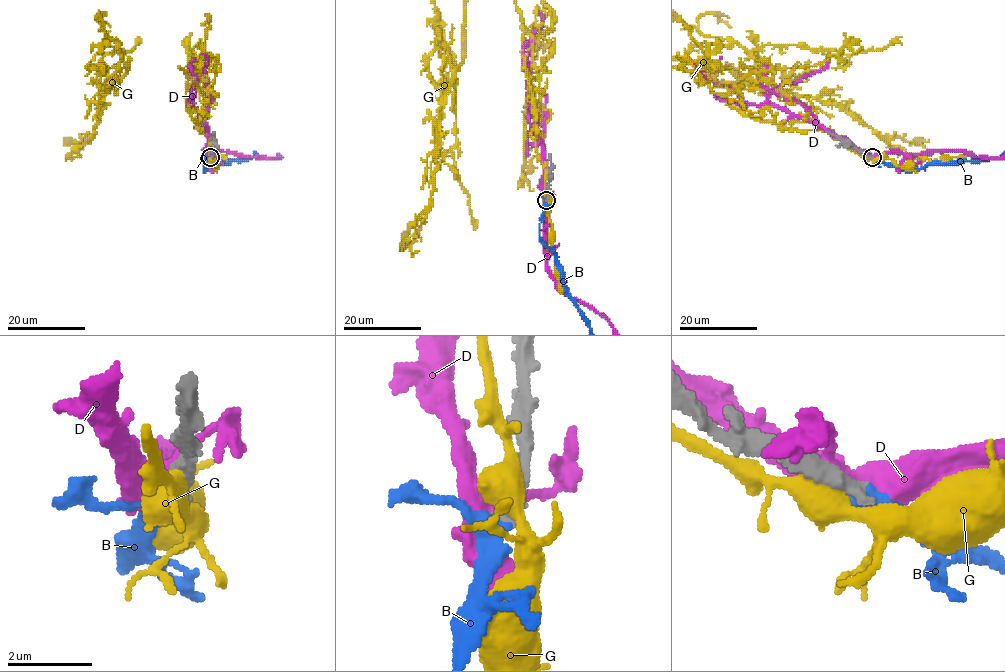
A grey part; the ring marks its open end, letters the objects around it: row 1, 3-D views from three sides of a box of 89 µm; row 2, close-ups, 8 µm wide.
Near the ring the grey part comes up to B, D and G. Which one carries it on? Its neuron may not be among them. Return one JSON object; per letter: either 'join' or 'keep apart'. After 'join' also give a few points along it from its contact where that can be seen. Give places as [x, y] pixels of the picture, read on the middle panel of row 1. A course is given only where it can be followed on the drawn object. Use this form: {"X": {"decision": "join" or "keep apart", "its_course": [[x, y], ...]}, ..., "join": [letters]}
{"B": {"decision": "join", "its_course": [[546, 199], [539, 239], [555, 255], [565, 291], [573, 301]]}, "D": {"decision": "keep apart"}, "G": {"decision": "keep apart"}, "join": ["B"]}

